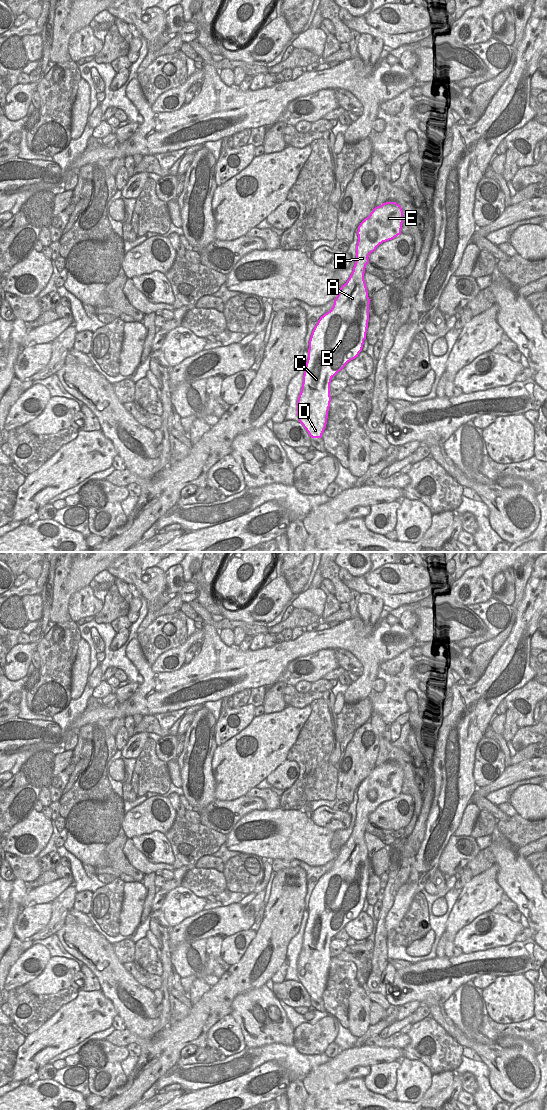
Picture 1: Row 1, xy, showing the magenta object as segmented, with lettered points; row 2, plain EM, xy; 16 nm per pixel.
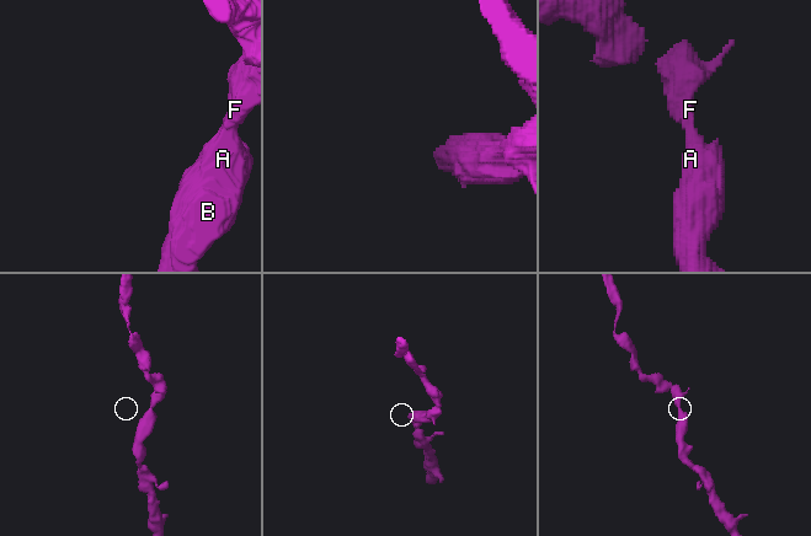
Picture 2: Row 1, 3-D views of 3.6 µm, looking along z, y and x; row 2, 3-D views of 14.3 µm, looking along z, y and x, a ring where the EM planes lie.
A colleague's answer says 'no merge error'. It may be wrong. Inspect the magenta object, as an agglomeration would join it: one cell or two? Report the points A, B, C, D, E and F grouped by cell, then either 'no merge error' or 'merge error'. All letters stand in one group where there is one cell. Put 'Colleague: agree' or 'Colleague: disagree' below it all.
groups A B C D E F; no merge error
Colleague: agree

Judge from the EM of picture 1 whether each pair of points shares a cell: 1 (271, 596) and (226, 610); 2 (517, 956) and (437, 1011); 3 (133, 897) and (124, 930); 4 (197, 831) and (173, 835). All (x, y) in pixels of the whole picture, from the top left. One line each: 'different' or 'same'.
1: same
2: same
3: same
4: same

